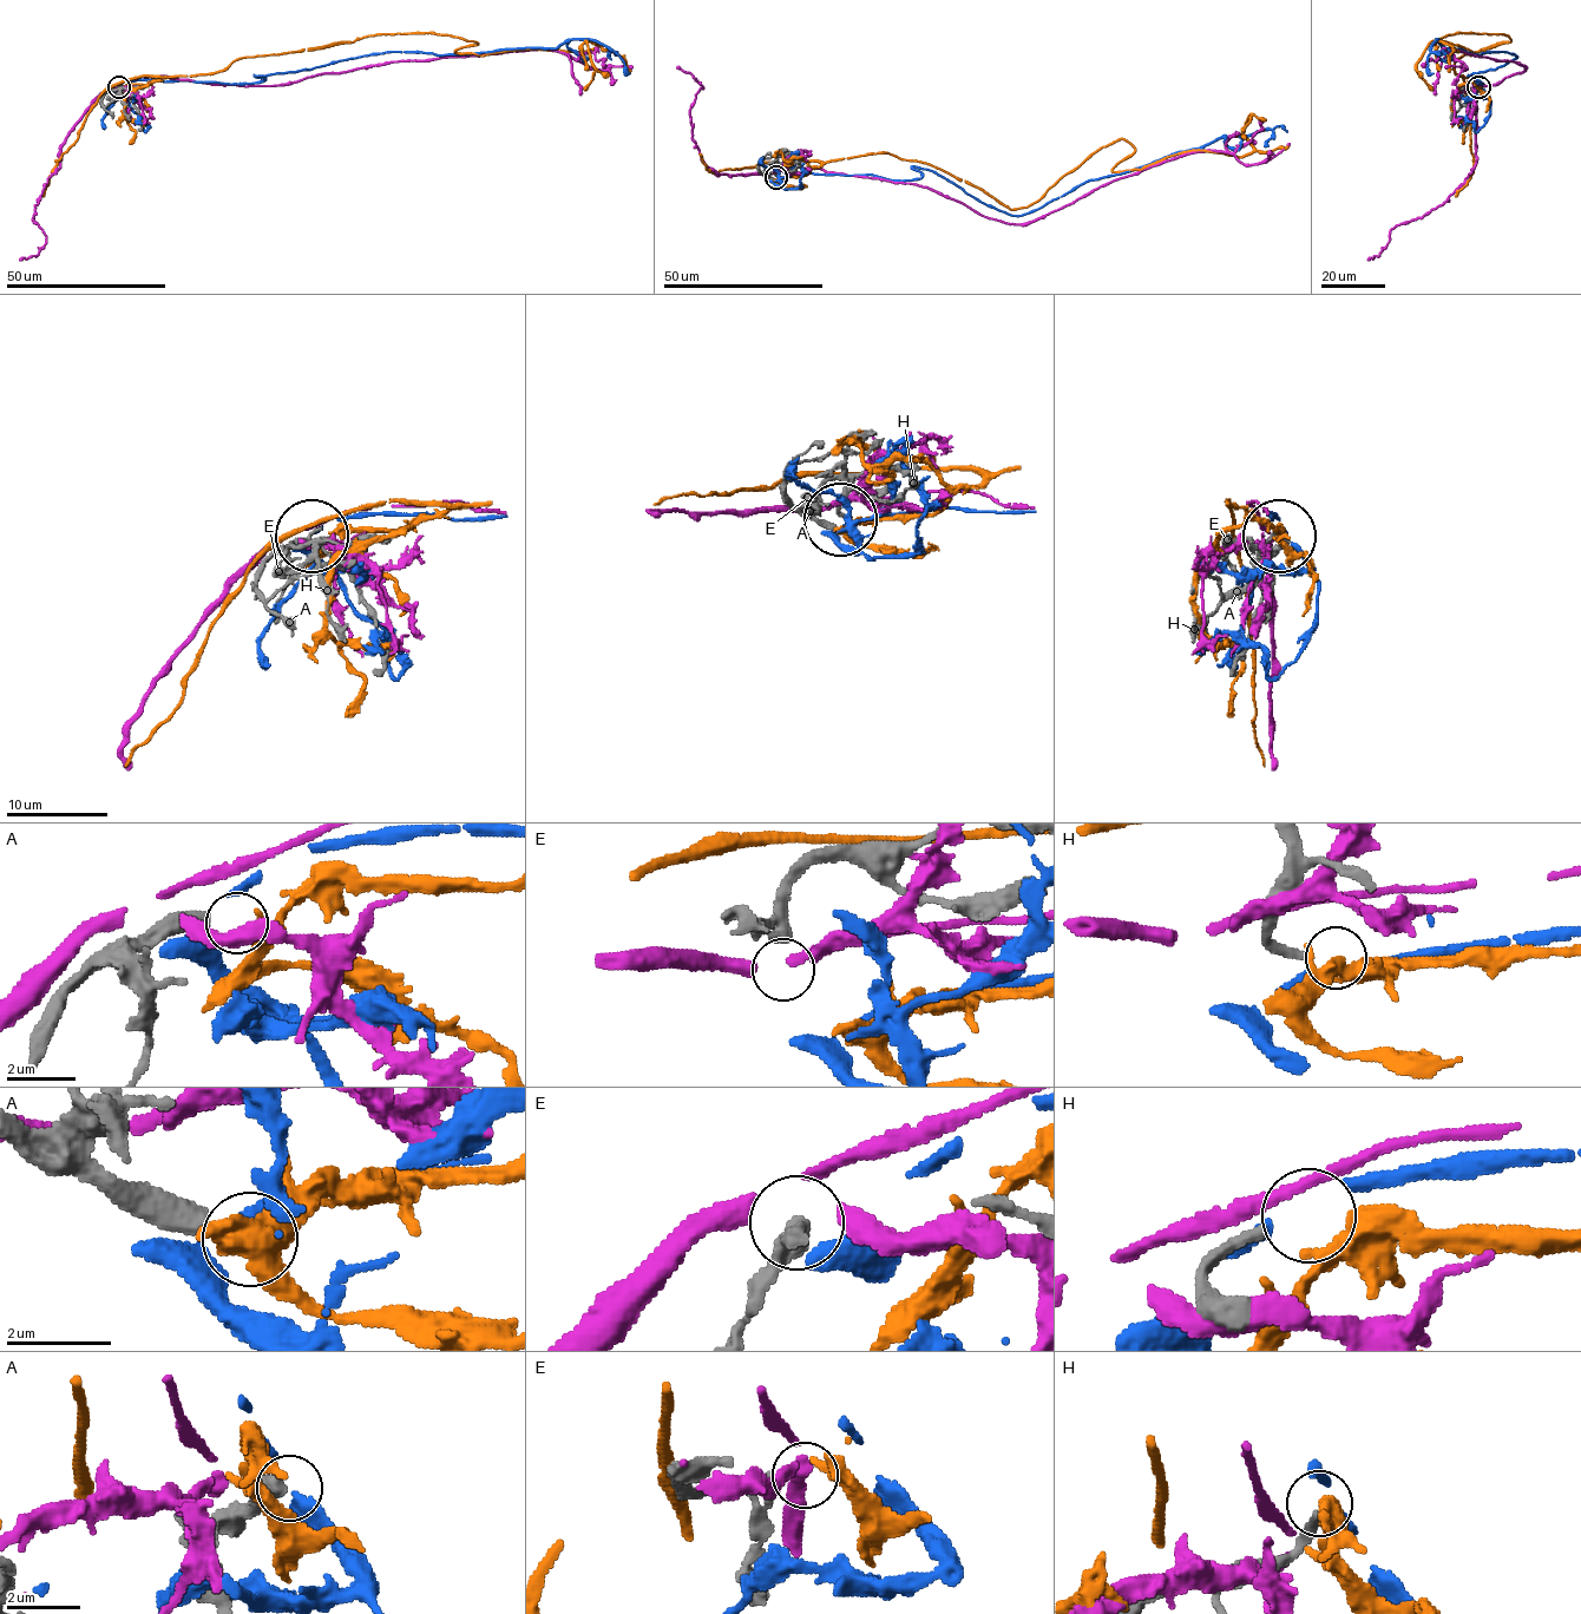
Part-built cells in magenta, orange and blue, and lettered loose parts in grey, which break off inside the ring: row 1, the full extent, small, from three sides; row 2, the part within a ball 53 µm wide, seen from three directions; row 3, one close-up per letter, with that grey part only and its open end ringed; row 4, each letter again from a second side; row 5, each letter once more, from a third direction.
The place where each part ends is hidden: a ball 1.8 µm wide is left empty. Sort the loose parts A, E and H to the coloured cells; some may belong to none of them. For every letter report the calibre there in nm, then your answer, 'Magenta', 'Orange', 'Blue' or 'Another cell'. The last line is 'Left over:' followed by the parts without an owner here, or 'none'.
A: Thickness 500 nm. Another cell
E: Thickness 320 nm. Another cell
H: Thickness 240 nm. Another cell
Left over: A, E, H

